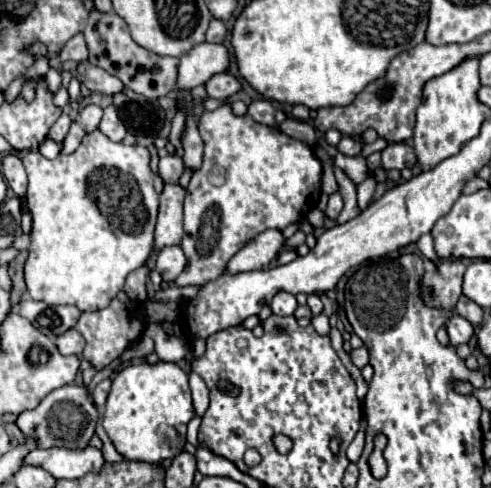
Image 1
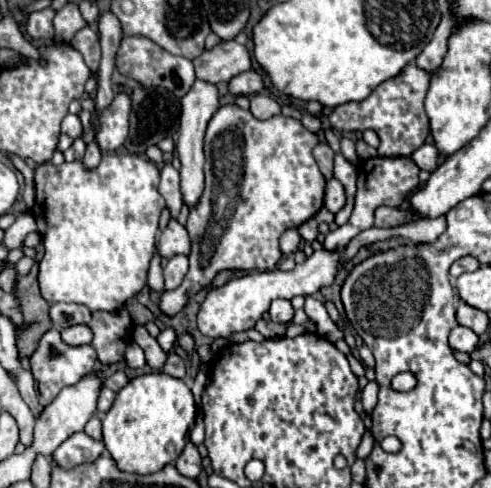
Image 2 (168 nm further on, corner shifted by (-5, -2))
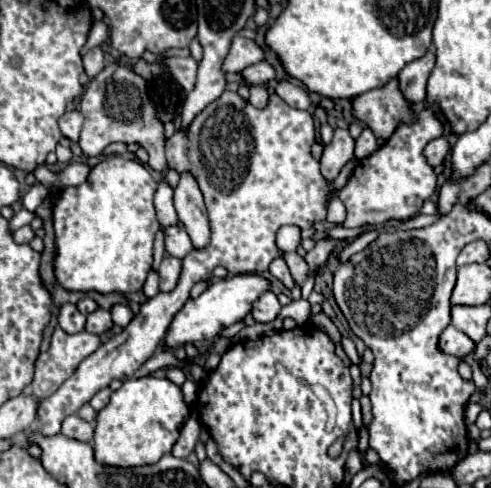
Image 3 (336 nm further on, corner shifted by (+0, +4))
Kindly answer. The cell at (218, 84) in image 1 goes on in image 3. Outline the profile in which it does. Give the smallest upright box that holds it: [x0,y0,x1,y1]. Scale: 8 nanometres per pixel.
[240,62,274,86]

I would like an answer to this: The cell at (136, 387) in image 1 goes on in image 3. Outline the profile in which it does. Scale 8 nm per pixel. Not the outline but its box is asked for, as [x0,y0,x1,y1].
[94,376,190,468]

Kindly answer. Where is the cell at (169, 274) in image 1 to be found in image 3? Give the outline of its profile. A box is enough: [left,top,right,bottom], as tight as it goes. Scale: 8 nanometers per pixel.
[158,256,182,292]

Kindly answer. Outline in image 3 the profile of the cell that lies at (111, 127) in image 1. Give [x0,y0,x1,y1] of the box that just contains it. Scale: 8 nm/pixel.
[80,64,166,172]

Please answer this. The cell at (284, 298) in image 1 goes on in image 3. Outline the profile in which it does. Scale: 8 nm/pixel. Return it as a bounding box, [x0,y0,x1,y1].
[252,292,282,322]

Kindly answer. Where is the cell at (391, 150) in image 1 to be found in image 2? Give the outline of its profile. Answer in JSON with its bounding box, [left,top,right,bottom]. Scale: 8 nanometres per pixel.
[411,144,439,172]

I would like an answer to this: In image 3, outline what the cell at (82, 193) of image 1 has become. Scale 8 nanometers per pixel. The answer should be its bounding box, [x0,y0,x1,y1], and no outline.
[52,154,160,294]

